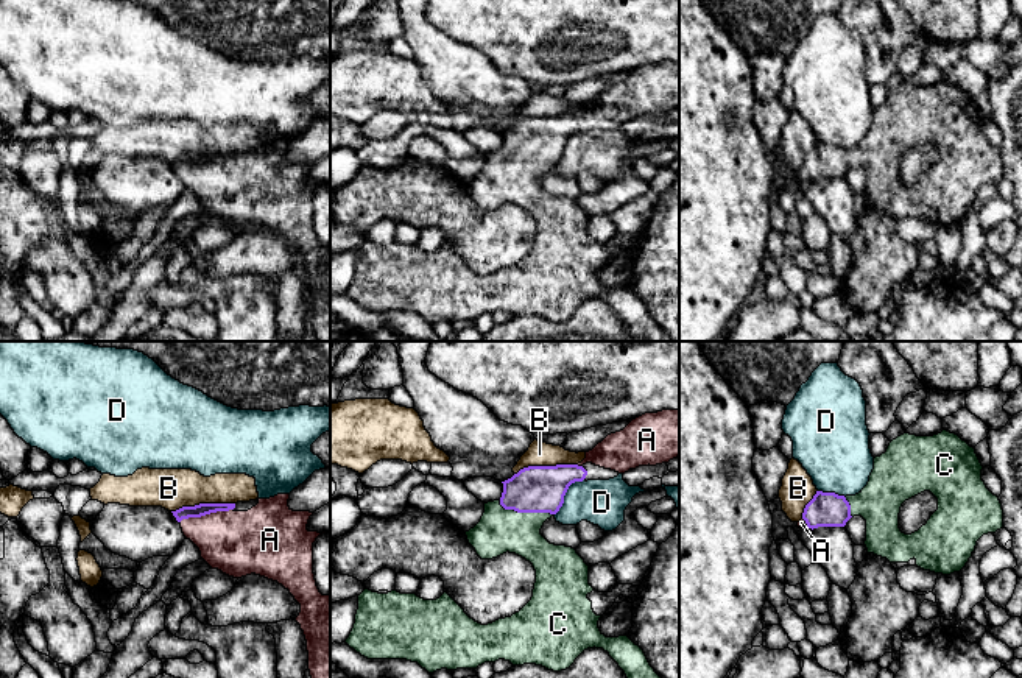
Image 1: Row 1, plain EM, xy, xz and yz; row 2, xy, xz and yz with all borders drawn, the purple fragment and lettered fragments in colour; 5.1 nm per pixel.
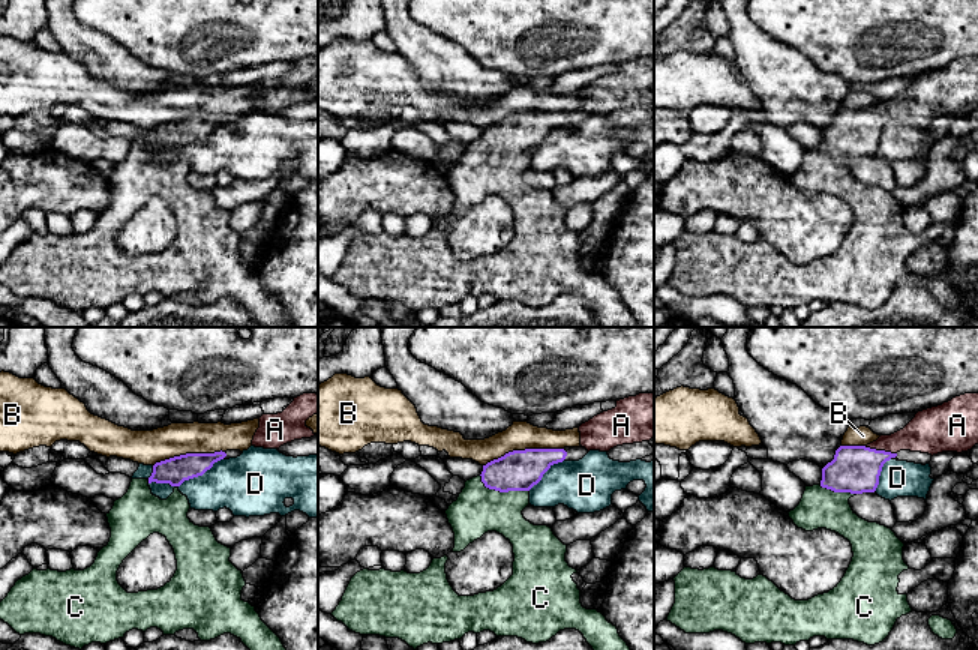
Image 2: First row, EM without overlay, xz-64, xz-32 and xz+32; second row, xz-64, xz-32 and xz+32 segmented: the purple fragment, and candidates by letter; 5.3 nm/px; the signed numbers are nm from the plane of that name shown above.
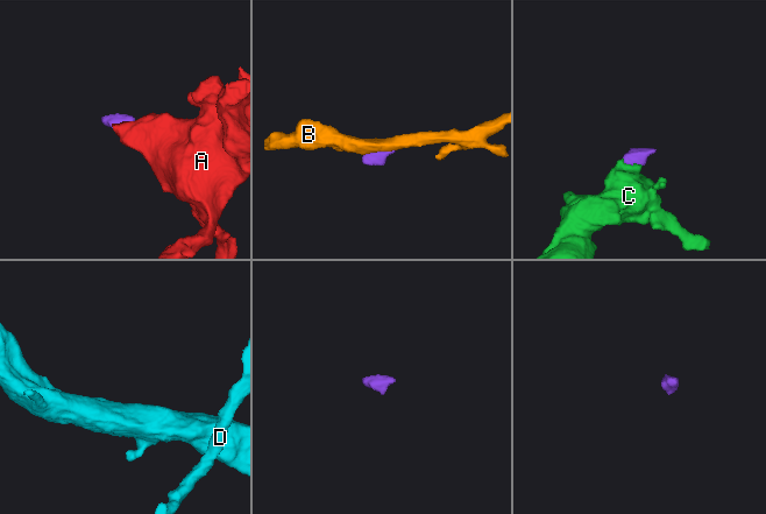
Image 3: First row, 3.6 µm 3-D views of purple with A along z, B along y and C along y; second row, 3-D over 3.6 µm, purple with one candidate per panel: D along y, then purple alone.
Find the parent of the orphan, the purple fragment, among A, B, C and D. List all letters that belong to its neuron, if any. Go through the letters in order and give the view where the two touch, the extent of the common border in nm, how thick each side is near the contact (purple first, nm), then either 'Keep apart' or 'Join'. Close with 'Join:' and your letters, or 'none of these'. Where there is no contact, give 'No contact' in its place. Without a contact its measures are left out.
A: Touches purple in xy. Shared border 280 nm. Thickness 70 nm (purple) against 340 nm. Join
B: Touches purple in xy. Shared border 340 nm. Thickness 70 nm (purple) against 200 nm. Keep apart
C: Touches purple in xz. Shared border 280 nm. Thickness 240 nm (purple) against 220 nm. Join
D: Touches purple in xz. Shared border 240 nm. Thickness 240 nm (purple) against 240 nm. Keep apart
Join: A, C

